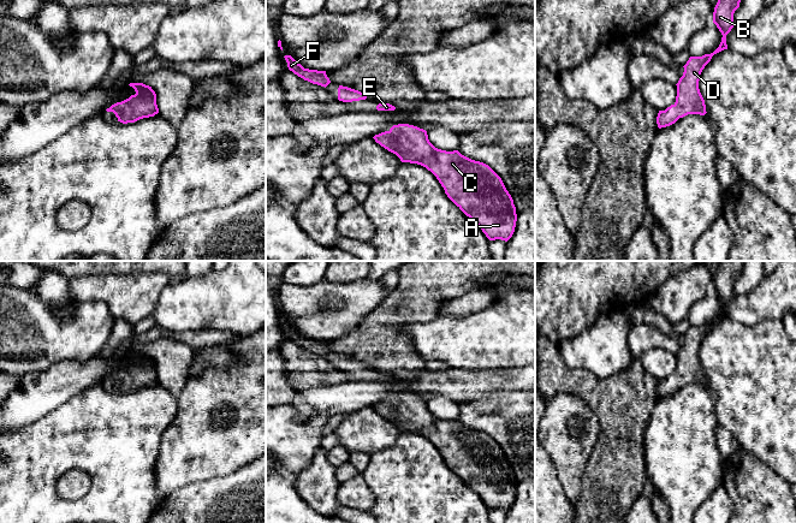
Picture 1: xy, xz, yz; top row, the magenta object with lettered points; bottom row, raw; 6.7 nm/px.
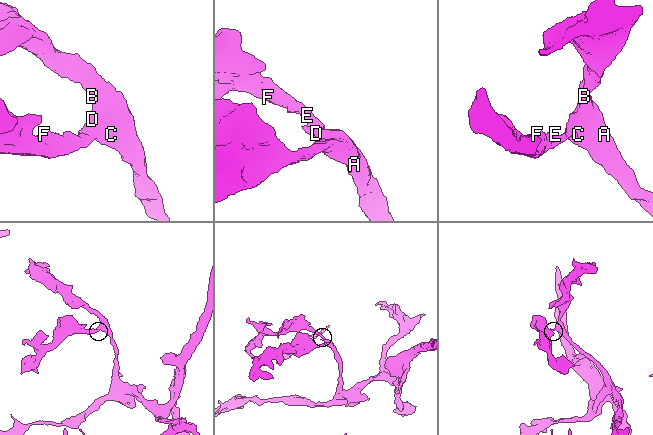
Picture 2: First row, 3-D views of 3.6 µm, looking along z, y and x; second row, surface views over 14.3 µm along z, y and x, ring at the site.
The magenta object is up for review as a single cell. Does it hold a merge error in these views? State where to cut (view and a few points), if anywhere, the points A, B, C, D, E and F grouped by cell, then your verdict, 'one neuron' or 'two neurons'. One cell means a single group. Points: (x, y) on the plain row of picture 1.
cut none; groups A B C D E F; one neuron

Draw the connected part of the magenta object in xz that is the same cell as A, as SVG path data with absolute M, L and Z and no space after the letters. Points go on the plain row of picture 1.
M409 393L393 394L373 408L402 432L417 433L430 440L447 466L489 510L507 511L512 506L516 476L501 447L488 434L471 429L458 420L435 417L426 399Z

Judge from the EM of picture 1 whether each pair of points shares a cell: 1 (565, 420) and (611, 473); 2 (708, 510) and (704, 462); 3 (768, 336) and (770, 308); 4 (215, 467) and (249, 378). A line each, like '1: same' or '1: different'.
1: different
2: different
3: different
4: same

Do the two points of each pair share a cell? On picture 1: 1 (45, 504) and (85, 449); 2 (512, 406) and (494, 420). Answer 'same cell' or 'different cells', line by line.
1: same cell
2: same cell

